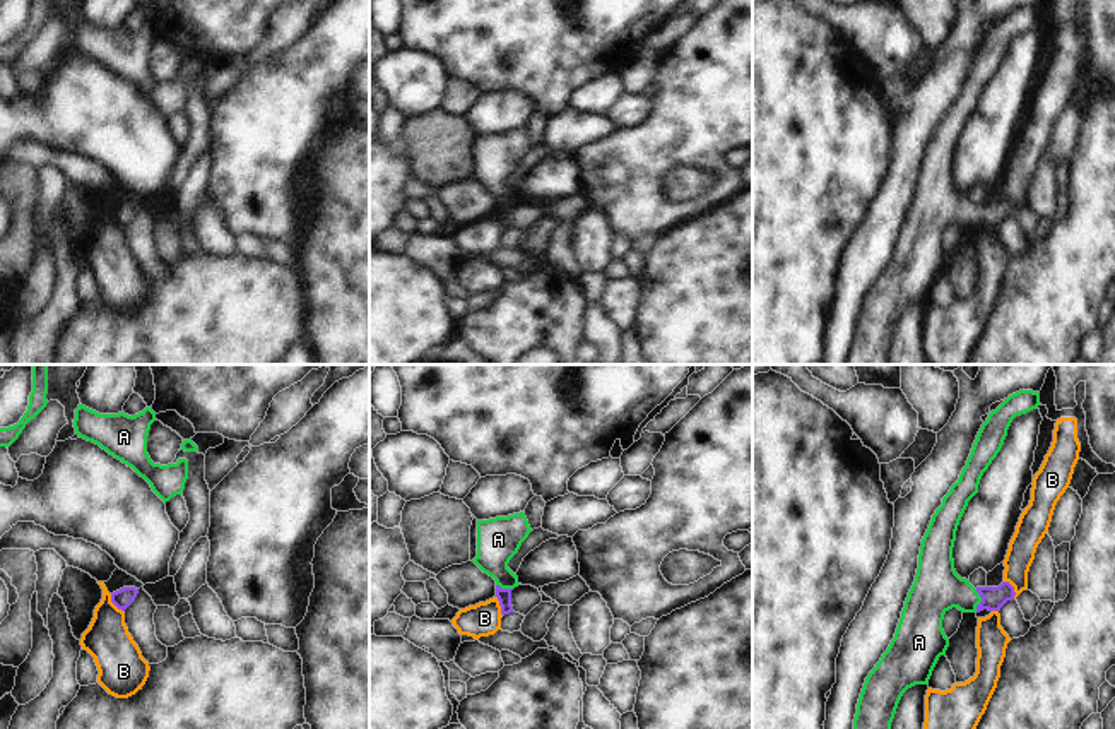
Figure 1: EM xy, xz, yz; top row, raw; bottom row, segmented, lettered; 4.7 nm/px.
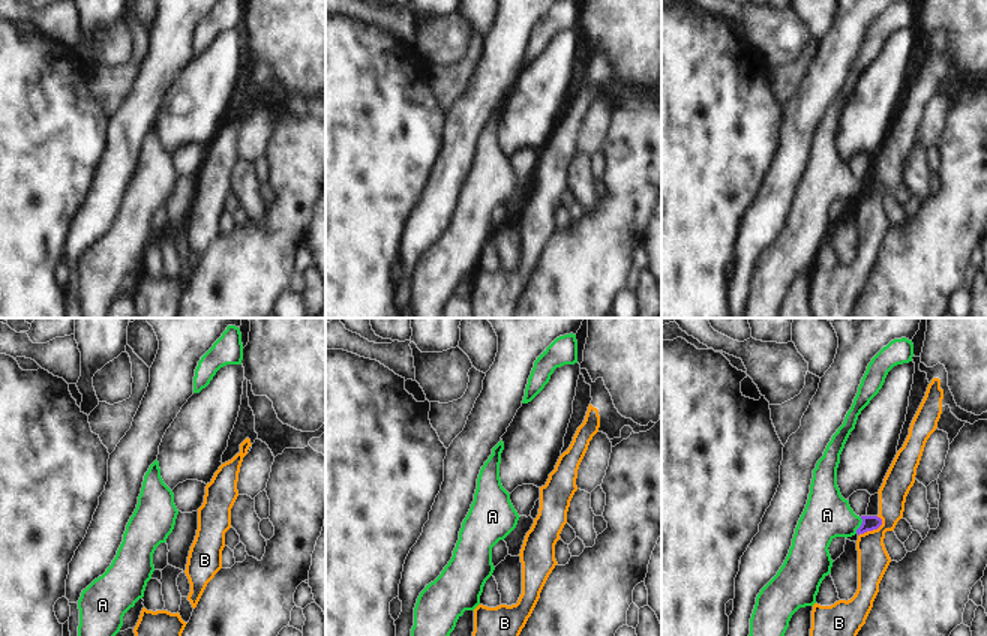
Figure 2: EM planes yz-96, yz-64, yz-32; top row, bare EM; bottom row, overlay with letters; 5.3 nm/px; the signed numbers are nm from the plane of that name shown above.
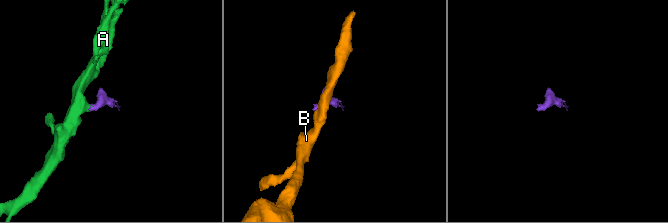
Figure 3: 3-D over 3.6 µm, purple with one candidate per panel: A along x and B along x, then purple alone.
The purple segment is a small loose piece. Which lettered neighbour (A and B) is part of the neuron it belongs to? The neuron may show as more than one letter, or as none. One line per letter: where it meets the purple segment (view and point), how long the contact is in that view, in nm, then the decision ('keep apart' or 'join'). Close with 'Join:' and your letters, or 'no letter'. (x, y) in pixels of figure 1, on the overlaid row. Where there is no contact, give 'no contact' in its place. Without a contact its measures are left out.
A: yz (982, 601) | 110 nm | join
B: yz (1013, 589) | 100 nm | keep apart
Join: A

